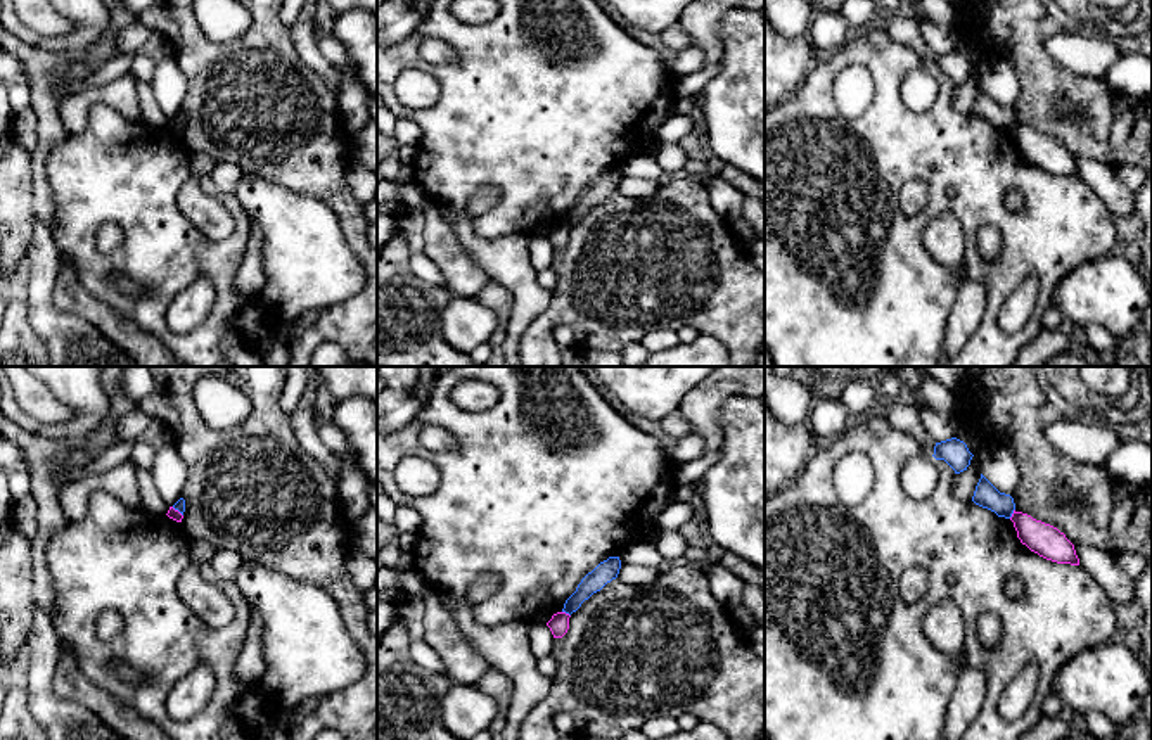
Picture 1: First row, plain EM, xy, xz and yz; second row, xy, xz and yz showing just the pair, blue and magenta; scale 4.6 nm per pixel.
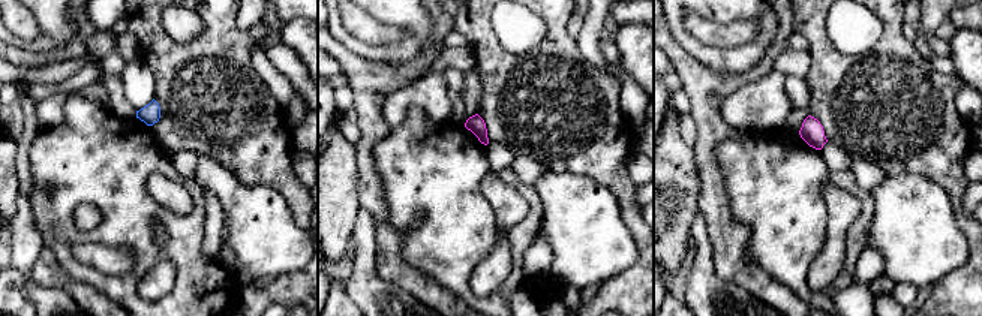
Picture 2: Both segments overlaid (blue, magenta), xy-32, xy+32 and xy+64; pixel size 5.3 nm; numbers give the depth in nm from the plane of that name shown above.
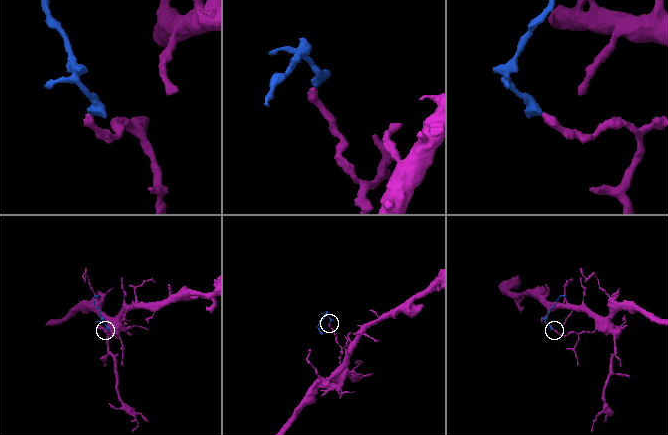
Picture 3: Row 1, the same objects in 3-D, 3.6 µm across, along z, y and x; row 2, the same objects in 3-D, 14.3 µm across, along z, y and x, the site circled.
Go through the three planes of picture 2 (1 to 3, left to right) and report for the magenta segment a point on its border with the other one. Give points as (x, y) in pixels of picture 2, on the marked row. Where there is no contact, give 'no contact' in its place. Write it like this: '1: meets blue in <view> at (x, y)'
1: no contact
2: no contact
3: no contact

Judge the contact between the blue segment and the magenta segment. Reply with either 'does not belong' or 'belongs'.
does not belong

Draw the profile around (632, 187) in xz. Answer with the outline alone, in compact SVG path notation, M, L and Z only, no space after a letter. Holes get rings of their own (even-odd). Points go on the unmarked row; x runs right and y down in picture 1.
M623 166L619 168L619 173L621 173L621 182L618 192L621 192L624 197L643 199L652 195L659 188L659 183L654 180L635 178L631 175L626 175L623 171Z

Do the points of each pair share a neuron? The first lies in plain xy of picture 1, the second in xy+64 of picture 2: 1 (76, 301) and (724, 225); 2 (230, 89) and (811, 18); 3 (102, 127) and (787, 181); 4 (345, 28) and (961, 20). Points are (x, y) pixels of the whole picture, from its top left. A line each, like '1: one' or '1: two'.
1: one
2: one
3: one
4: two

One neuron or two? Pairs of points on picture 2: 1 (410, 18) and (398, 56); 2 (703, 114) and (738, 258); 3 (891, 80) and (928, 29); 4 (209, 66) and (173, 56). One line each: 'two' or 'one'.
1: one
2: one
3: two
4: one

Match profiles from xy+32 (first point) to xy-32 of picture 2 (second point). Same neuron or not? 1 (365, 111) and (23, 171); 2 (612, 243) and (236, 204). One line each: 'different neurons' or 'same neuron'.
1: same neuron
2: same neuron

